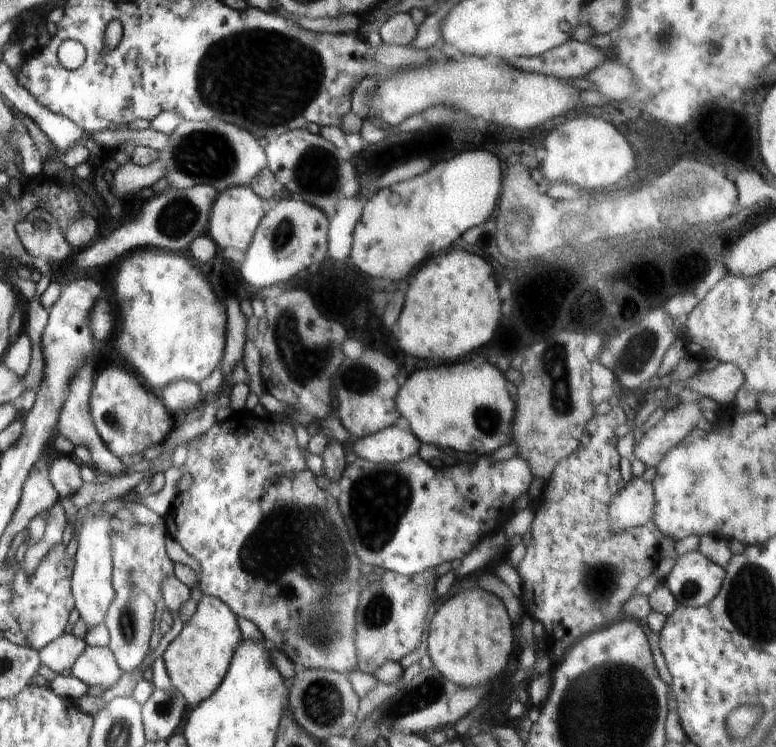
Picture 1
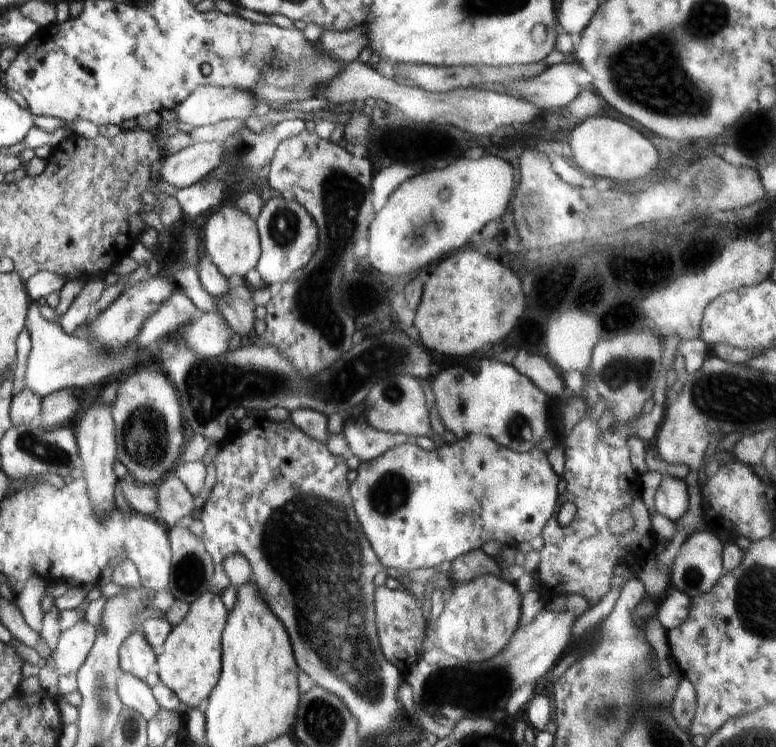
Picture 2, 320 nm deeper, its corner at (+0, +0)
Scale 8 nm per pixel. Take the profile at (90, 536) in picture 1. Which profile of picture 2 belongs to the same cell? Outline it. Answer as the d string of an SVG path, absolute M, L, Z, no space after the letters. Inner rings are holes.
M96 403L90 410L87 410L75 431L77 447L81 458L82 471L87 491L91 498L92 511L100 515L112 515L111 510L116 507L114 504L114 486L116 486L116 476L114 476L114 460L116 460L115 418L113 416L112 404Z

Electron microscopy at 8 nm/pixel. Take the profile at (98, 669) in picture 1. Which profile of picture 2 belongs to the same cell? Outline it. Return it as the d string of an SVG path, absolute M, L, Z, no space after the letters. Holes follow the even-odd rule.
M124 673L119 677L117 692L124 708L139 712L147 721L153 719L161 709L151 687L130 673Z

